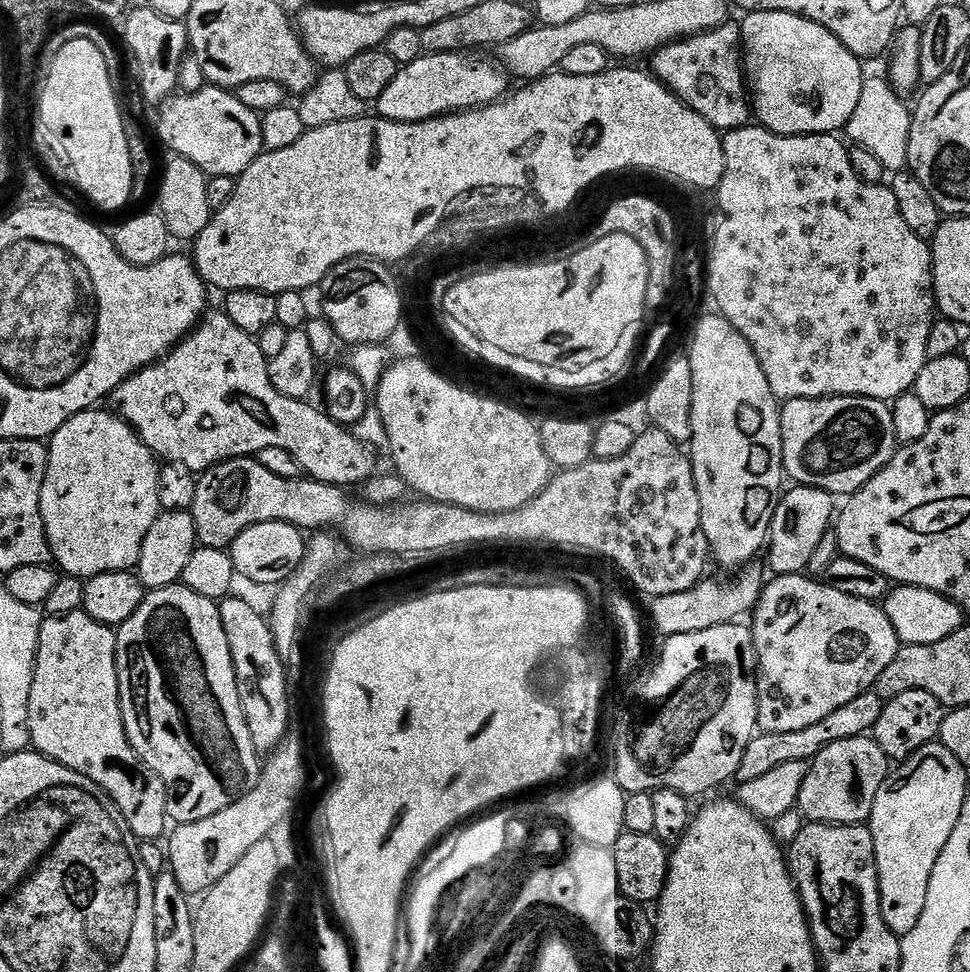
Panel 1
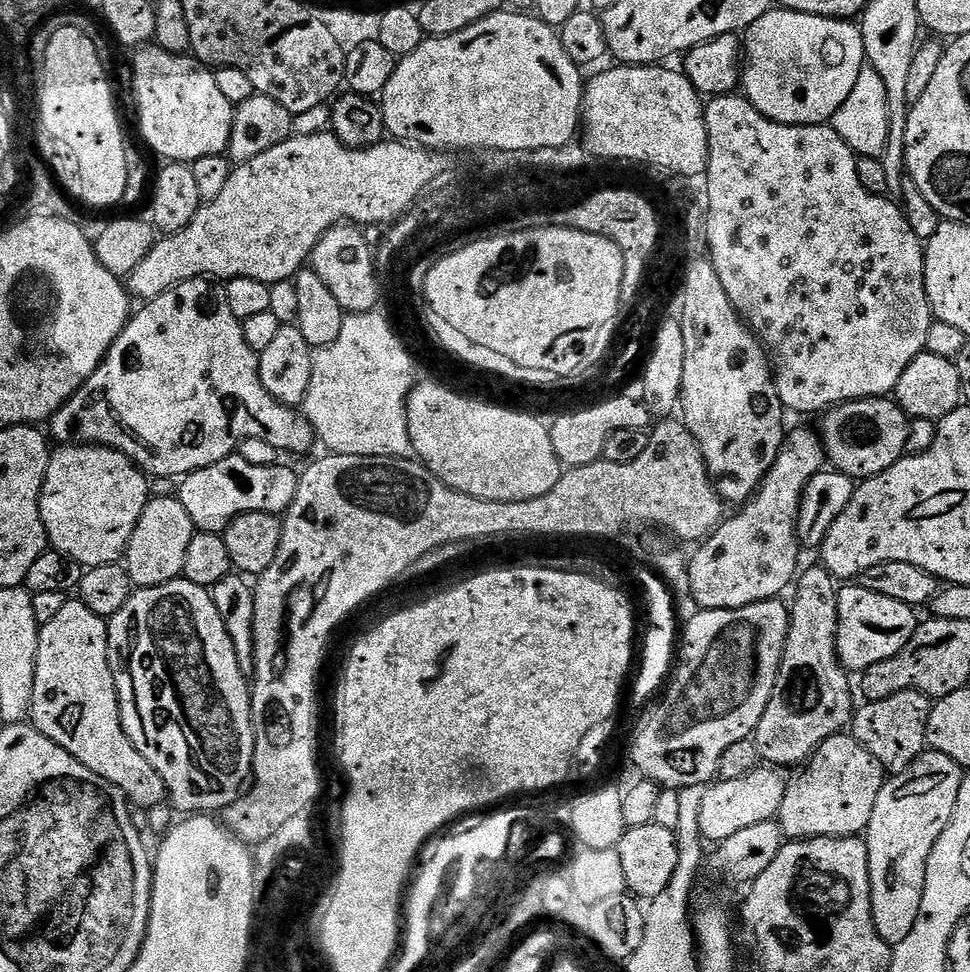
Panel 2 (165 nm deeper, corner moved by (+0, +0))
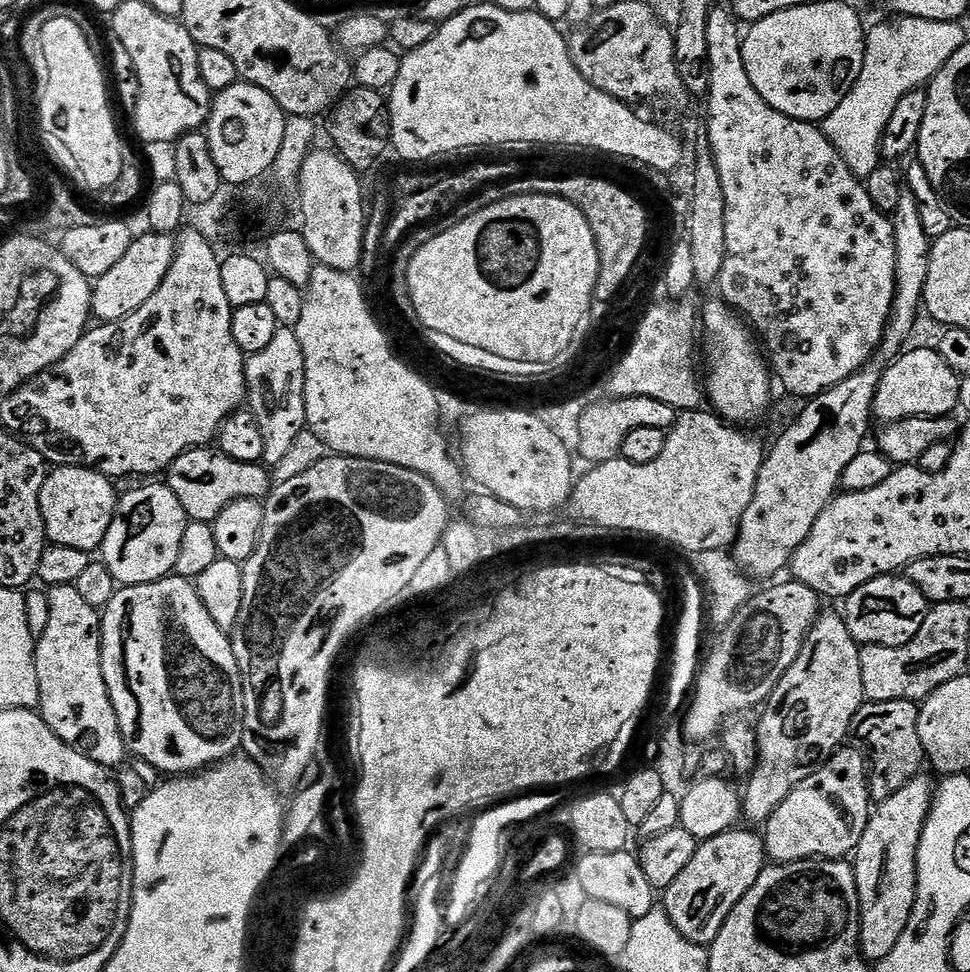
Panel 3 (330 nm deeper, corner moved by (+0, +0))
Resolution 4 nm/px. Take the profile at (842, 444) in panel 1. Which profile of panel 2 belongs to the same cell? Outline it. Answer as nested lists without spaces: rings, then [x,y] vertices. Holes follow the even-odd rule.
[[[874,396],[871,400],[846,400],[823,413],[824,420],[818,427],[818,435],[824,441],[827,463],[835,471],[855,478],[867,480],[870,476],[890,470],[894,462],[906,455],[906,434],[910,417],[895,399]]]

